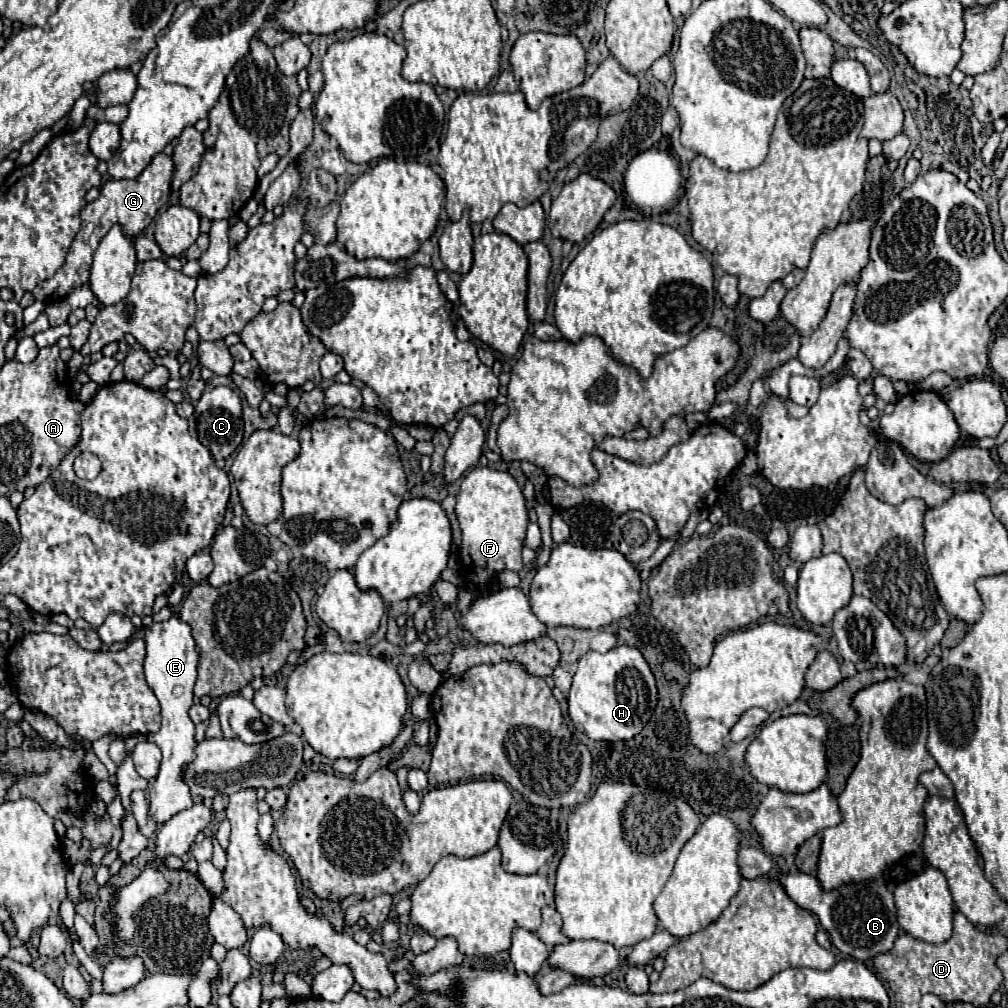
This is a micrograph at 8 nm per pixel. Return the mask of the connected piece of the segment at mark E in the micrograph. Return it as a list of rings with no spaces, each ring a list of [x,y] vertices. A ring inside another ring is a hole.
[[[176,614],[164,622],[144,628],[144,642],[146,642],[146,660],[144,660],[146,682],[162,706],[162,728],[156,734],[148,736],[148,740],[162,750],[162,766],[154,786],[148,792],[150,796],[148,816],[156,824],[164,824],[176,812],[190,808],[194,804],[194,798],[190,796],[188,786],[182,782],[182,766],[194,760],[194,746],[196,746],[194,724],[188,716],[188,710],[194,698],[192,688],[196,684],[198,652],[196,652],[196,642],[192,636],[192,626],[180,620]]]

